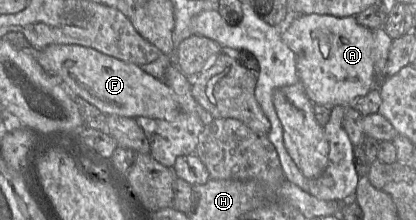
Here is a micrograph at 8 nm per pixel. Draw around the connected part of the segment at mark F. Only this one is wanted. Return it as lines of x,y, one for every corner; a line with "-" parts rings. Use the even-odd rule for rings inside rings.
52,44
42,51
33,51
33,56
48,75
61,81
70,95
72,92
82,97
105,115
173,120
180,113
179,104
164,80
144,72
141,66
74,44

